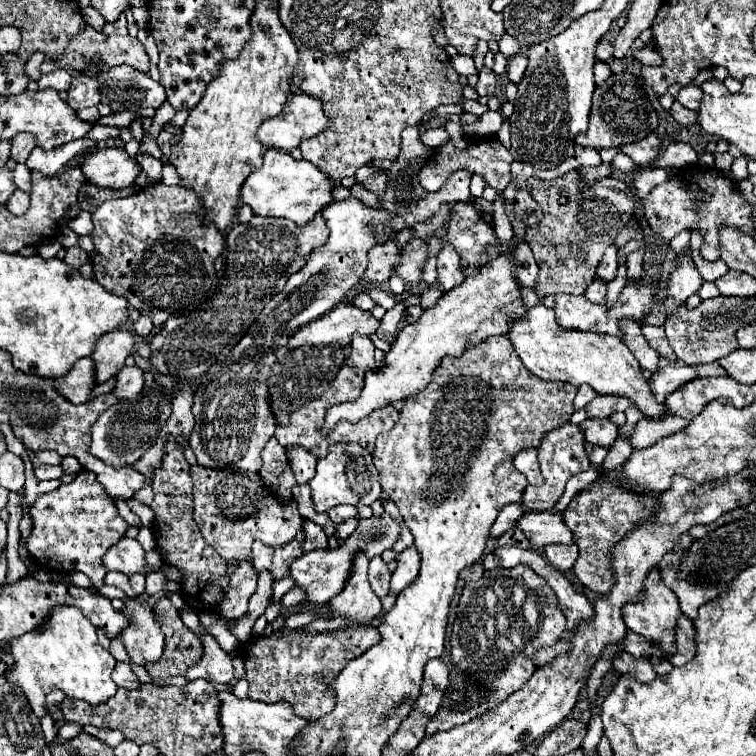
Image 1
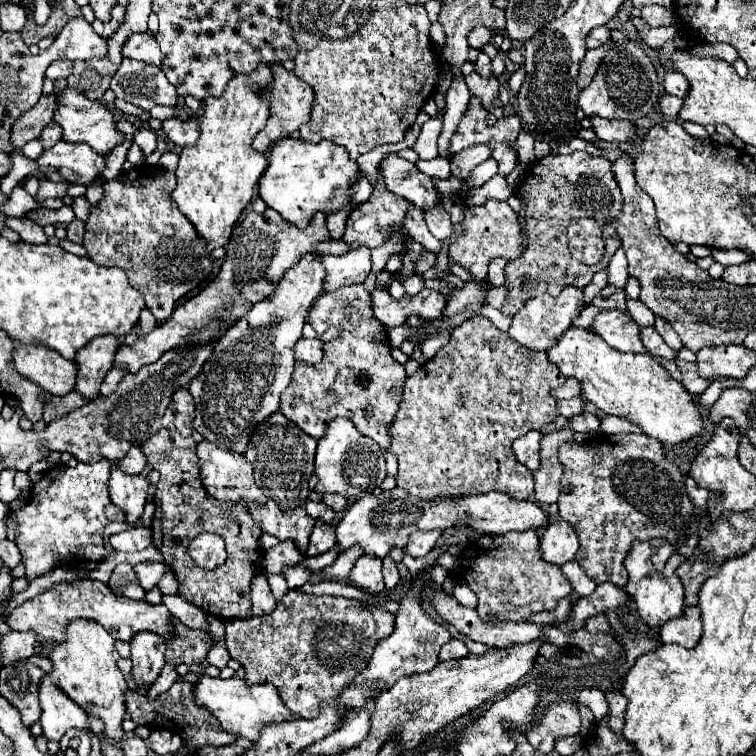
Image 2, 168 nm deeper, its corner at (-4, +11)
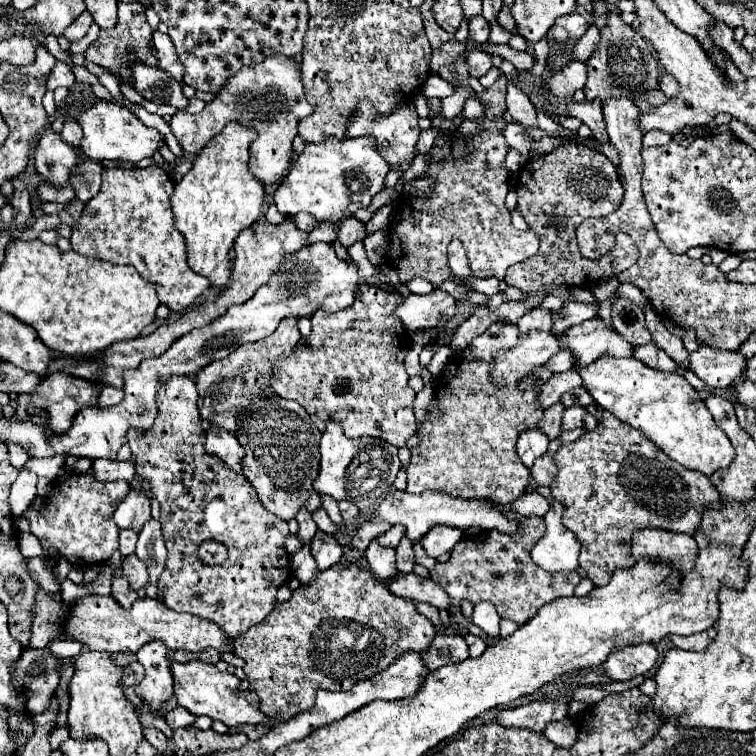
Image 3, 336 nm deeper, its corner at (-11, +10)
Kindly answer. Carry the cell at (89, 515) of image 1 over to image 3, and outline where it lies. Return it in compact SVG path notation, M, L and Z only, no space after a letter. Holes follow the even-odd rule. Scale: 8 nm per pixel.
M80 473L66 481L58 481L52 493L46 497L46 511L38 513L34 509L26 511L30 521L30 531L40 539L44 547L46 563L52 559L68 559L74 567L88 567L86 563L100 565L110 559L118 549L118 525L112 521L116 505L128 495L128 481L100 483L92 479L92 473Z

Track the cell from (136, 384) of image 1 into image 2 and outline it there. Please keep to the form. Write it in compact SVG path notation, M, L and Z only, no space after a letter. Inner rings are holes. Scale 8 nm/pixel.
M113 368L113 370L105 376L105 380L103 380L103 386L101 386L101 396L113 394L113 392L115 392L115 388L117 388L117 384L121 382L121 378L123 378L125 374L127 374L127 372L125 372L125 370L121 370L121 368Z

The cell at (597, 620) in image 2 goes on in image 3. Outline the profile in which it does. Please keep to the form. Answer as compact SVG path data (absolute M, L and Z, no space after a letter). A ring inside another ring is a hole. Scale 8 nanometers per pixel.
M642 643L642 645L630 645L614 651L604 667L604 675L612 681L630 681L636 675L648 673L658 659L658 651L654 645Z

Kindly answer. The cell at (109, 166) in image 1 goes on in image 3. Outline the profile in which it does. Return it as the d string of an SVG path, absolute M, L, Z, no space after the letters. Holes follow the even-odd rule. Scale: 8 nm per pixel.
M50 127L42 131L38 145L34 149L36 159L36 171L40 177L52 185L66 185L70 183L70 173L78 163L78 151L64 143L58 133L54 133Z

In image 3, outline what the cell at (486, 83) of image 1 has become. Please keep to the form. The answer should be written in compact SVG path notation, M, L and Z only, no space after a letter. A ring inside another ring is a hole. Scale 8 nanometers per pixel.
M472 49L466 53L466 65L468 65L468 73L472 77L482 77L492 67L492 61L490 61L490 55L486 51Z

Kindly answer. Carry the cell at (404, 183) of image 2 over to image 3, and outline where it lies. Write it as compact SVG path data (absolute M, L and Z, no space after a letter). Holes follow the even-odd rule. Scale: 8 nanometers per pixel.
M360 101L360 105L356 105L356 115L352 115L352 117L354 119L350 121L350 125L346 129L346 137L360 137L360 135L374 137L378 143L380 155L390 163L390 167L398 167L398 165L404 165L406 161L410 161L414 145L416 145L418 135L420 135L418 115L414 111L412 101L396 107L396 111L392 111L390 115L376 113L376 109L372 109L370 101Z

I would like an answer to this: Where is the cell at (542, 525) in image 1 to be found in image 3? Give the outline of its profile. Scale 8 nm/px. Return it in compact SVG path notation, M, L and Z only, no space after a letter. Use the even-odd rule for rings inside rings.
M394 491L380 503L372 521L388 521L392 525L398 525L398 523L404 525L406 539L410 539L412 543L422 539L428 533L428 529L436 523L458 527L458 529L468 529L472 525L478 525L480 529L500 529L502 533L518 531L518 523L510 521L502 511L490 507L486 499L456 499L442 491L424 491L420 495L412 495L408 491Z

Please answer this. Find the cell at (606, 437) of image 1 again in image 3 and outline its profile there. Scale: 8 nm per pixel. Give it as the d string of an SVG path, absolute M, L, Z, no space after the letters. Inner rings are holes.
M568 407L564 411L564 417L562 417L562 429L564 431L578 429L582 425L582 415L584 415L584 409L582 407Z

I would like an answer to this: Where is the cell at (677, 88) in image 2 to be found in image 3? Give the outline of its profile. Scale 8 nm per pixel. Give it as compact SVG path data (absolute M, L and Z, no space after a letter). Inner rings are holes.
M664 73L664 75L660 77L660 81L658 81L658 89L660 89L664 95L672 97L672 95L678 93L678 83L676 83L676 79L674 79L670 73Z

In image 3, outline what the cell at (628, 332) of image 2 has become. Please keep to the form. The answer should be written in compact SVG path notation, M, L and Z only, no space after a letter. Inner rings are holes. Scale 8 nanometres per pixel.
M602 319L584 321L574 325L564 335L558 337L560 349L568 349L572 355L572 369L590 365L598 357L632 357L632 345L616 331L608 329Z

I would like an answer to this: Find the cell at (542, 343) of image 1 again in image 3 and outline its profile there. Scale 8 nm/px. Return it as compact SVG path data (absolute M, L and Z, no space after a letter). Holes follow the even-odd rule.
M600 357L588 367L580 367L580 377L592 399L614 413L620 421L642 431L656 447L682 467L710 477L734 459L734 449L726 433L714 423L698 391L680 375L646 367L634 357Z

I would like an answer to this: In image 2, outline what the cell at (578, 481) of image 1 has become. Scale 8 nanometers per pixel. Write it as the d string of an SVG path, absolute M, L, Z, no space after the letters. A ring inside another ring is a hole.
M557 503L549 506L549 514L551 514L551 522L549 522L549 528L545 528L539 544L541 554L545 562L563 566L565 562L573 560L577 554L577 548L579 548L577 532L573 532L573 528L569 528L569 524L561 520Z

